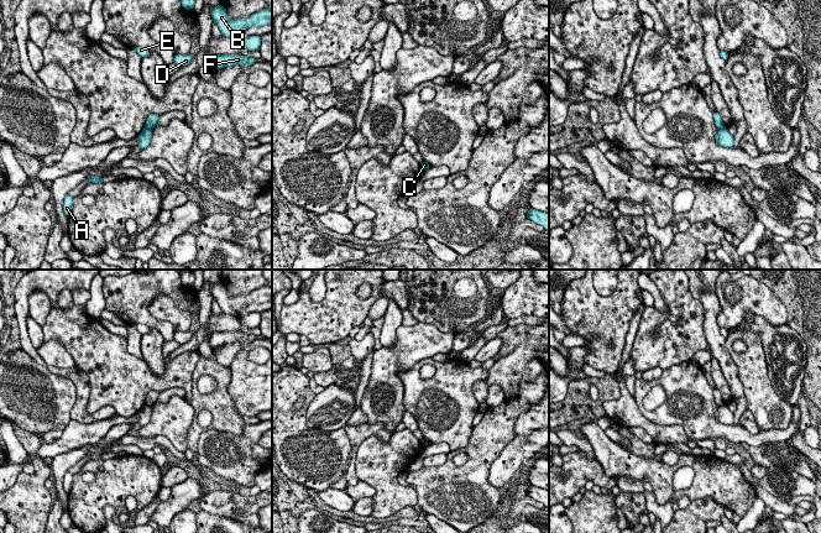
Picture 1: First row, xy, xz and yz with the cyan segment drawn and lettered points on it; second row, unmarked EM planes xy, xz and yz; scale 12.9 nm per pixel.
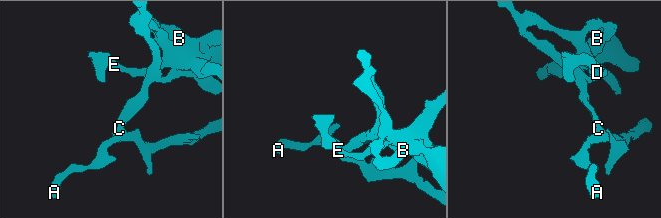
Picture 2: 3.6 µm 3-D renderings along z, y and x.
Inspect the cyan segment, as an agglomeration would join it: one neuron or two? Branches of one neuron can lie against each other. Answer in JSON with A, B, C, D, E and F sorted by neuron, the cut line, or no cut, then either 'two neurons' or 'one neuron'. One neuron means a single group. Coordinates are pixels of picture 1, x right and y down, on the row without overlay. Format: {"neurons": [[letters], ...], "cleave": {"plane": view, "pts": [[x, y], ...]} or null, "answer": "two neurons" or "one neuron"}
{"neurons": [["A", "C", "D", "E"], ["B", "F"]], "cleave": {"plane": "yz", "pts": [[725, 403], [718, 406]]}, "answer": "two neurons"}

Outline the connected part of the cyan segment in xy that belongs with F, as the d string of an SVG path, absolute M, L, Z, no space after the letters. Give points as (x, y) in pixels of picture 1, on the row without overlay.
M218 331L213 333L209 339L209 345L211 348L221 346L224 344L232 344L235 341L241 341L244 344L250 344L256 340L255 335L239 331Z

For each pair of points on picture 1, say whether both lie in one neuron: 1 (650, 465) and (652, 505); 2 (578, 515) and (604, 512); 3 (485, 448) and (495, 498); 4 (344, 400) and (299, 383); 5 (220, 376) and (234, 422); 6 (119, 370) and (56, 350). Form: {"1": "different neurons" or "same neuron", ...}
{"1": "different neurons", "2": "same neuron", "3": "same neuron", "4": "different neurons", "5": "same neuron", "6": "different neurons"}

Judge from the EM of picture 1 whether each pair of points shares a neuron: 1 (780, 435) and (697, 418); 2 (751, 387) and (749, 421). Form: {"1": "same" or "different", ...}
{"1": "same", "2": "different"}

